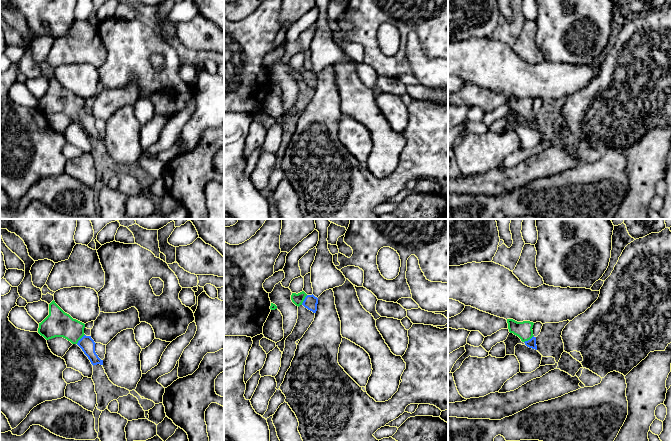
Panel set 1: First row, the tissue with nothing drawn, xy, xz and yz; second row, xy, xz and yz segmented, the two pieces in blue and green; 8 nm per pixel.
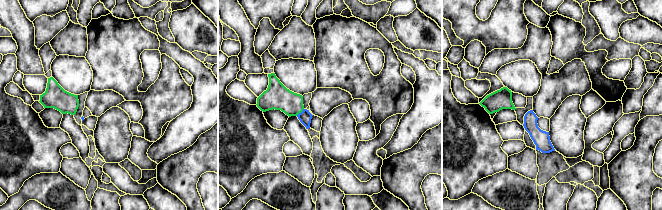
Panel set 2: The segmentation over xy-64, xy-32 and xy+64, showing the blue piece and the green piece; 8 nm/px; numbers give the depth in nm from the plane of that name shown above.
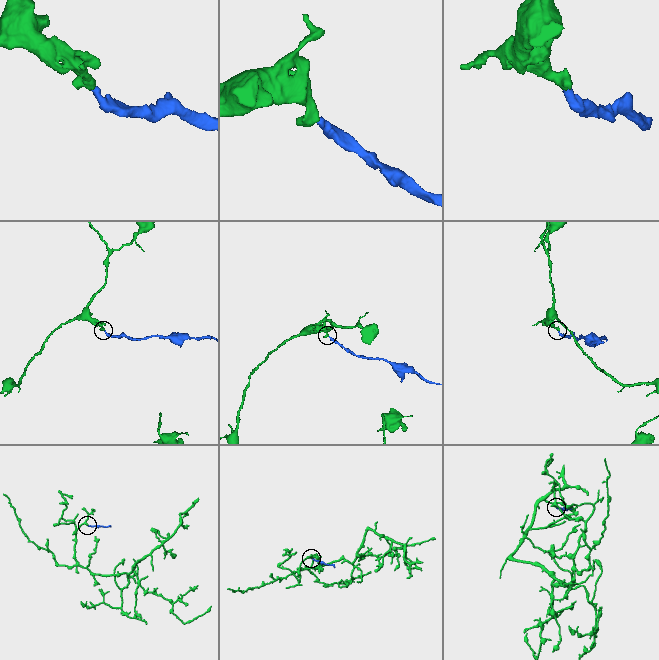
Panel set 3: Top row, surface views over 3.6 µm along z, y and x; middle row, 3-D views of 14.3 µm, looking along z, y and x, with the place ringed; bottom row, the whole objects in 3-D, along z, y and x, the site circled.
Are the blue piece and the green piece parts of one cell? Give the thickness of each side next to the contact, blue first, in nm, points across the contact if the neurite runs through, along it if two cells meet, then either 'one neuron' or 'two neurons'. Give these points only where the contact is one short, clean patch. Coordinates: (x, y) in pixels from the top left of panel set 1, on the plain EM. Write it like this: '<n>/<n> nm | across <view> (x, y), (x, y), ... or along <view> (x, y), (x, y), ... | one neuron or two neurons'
120/90 nm | across xz (310, 78), (304, 76), (297, 75) | one neuron

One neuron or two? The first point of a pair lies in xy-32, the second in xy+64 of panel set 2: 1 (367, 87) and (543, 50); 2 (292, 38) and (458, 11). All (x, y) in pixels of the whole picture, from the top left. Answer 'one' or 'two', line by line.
1: two
2: two

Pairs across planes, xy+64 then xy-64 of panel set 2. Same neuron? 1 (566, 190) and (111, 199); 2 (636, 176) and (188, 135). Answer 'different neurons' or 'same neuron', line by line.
1: same neuron
2: different neurons

